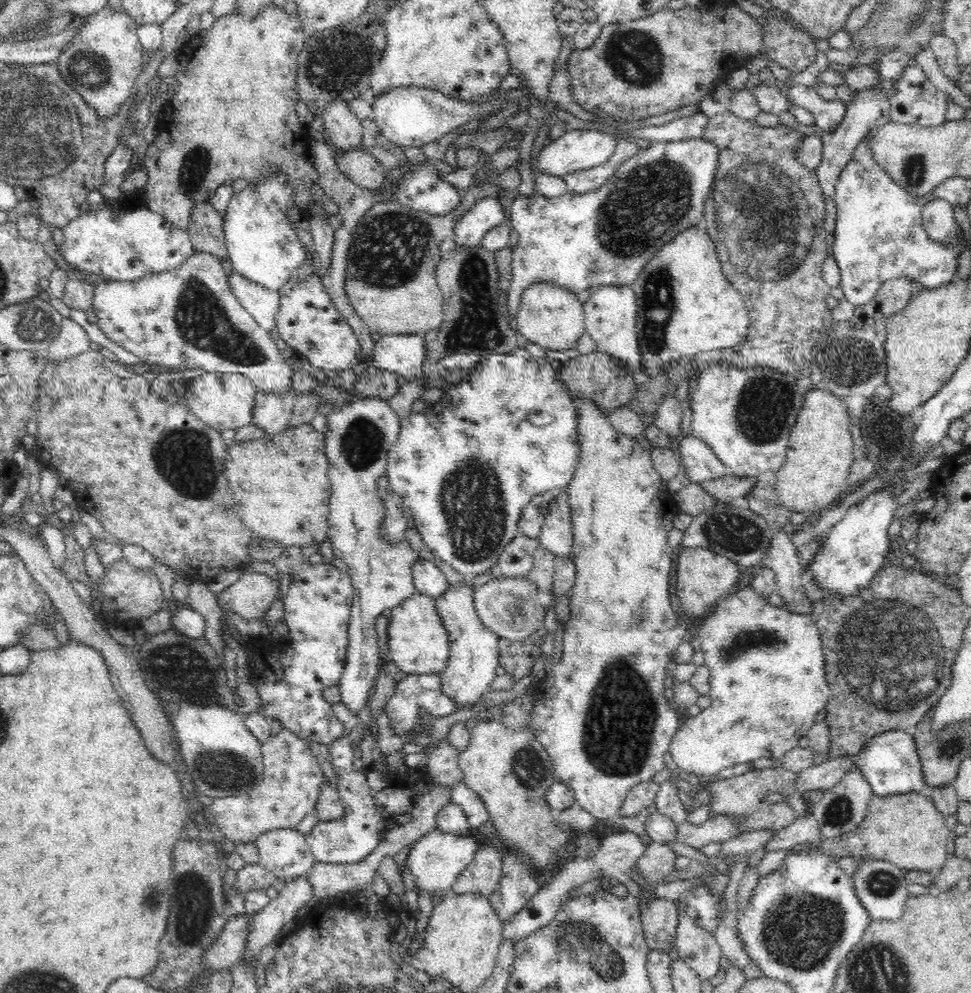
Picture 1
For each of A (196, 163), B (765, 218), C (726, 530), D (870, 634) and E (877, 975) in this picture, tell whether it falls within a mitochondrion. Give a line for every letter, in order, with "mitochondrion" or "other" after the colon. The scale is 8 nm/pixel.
A: mitochondrion
B: mitochondrion
C: mitochondrion
D: mitochondrion
E: mitochondrion

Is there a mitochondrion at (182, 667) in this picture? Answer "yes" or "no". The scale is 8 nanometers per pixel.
yes

